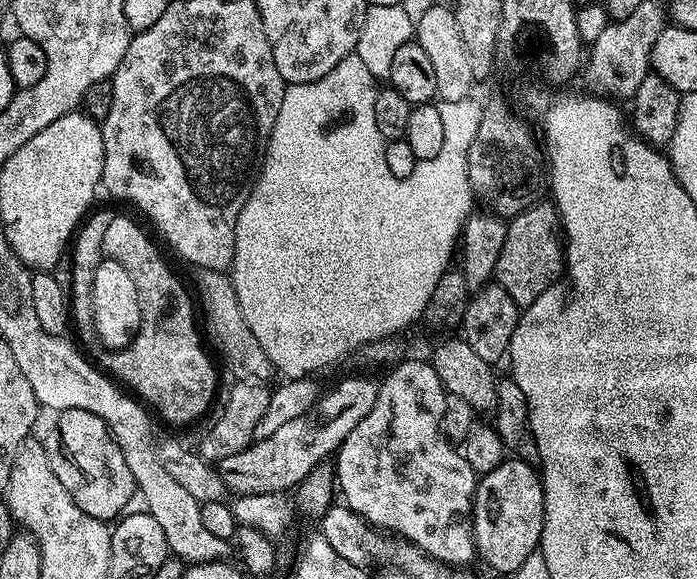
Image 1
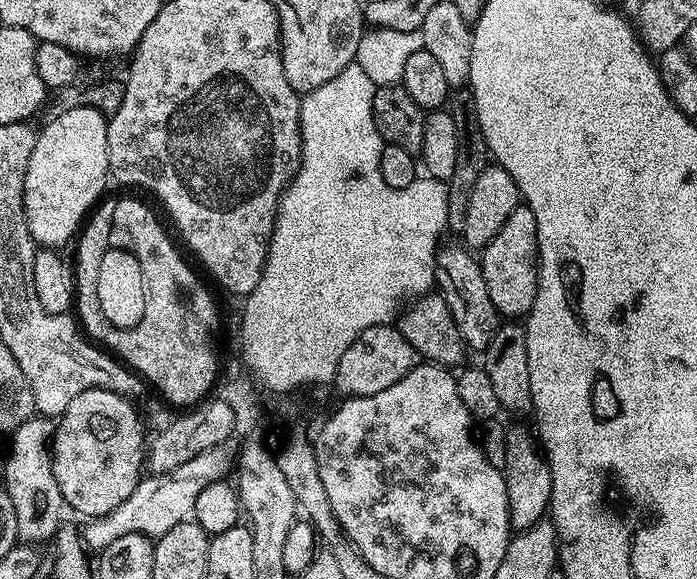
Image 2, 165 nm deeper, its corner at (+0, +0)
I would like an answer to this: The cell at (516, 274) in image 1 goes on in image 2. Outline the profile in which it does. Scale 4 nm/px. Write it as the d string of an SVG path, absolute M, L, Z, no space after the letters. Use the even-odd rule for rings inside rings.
M521 202L506 218L502 230L490 238L490 242L482 250L480 269L486 278L486 290L490 294L490 302L494 302L497 312L504 318L524 318L534 306L534 298L538 294L538 282L540 281L540 255L538 254L538 222L534 222L534 210Z

